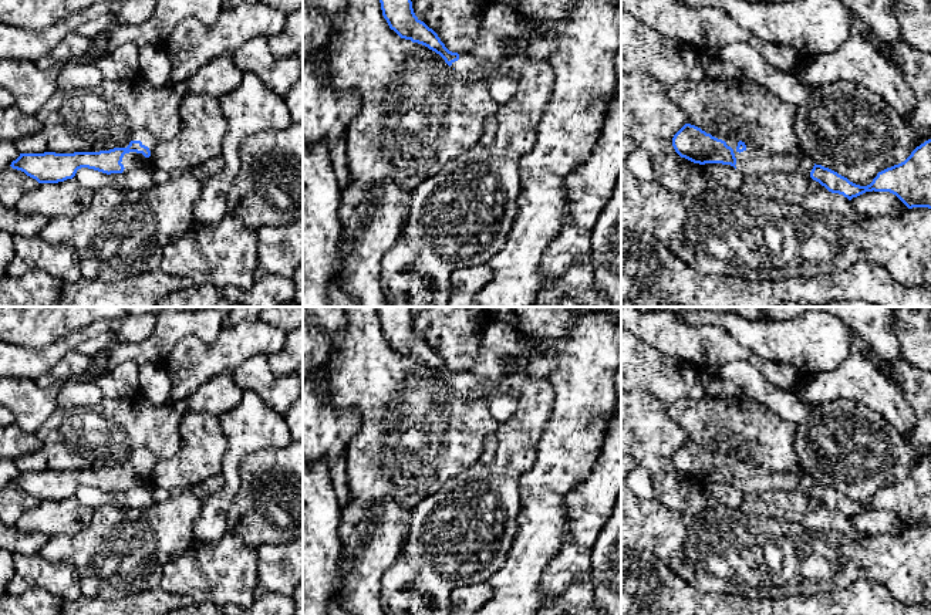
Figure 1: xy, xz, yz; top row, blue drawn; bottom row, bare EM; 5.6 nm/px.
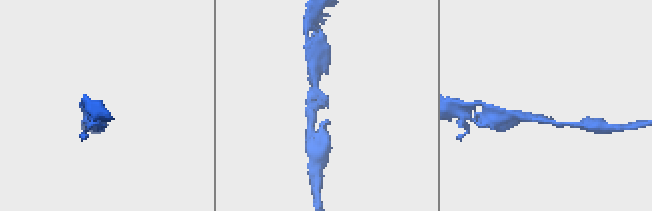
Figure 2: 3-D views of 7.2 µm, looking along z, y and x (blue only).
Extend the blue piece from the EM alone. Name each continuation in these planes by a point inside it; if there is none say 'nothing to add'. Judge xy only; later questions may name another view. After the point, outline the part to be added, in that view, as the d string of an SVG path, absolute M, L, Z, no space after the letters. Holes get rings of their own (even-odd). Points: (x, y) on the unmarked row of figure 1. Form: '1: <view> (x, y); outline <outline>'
nothing to add

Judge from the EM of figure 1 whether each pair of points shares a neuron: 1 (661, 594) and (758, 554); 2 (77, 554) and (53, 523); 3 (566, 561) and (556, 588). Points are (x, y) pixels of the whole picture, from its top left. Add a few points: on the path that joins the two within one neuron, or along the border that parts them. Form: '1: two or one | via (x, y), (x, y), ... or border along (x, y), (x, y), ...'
1: two | border along (663, 561), (688, 584), (700, 591), (709, 592)
2: two | border along (90, 517), (77, 533), (49, 537)
3: one | via (563, 568), (556, 581)

